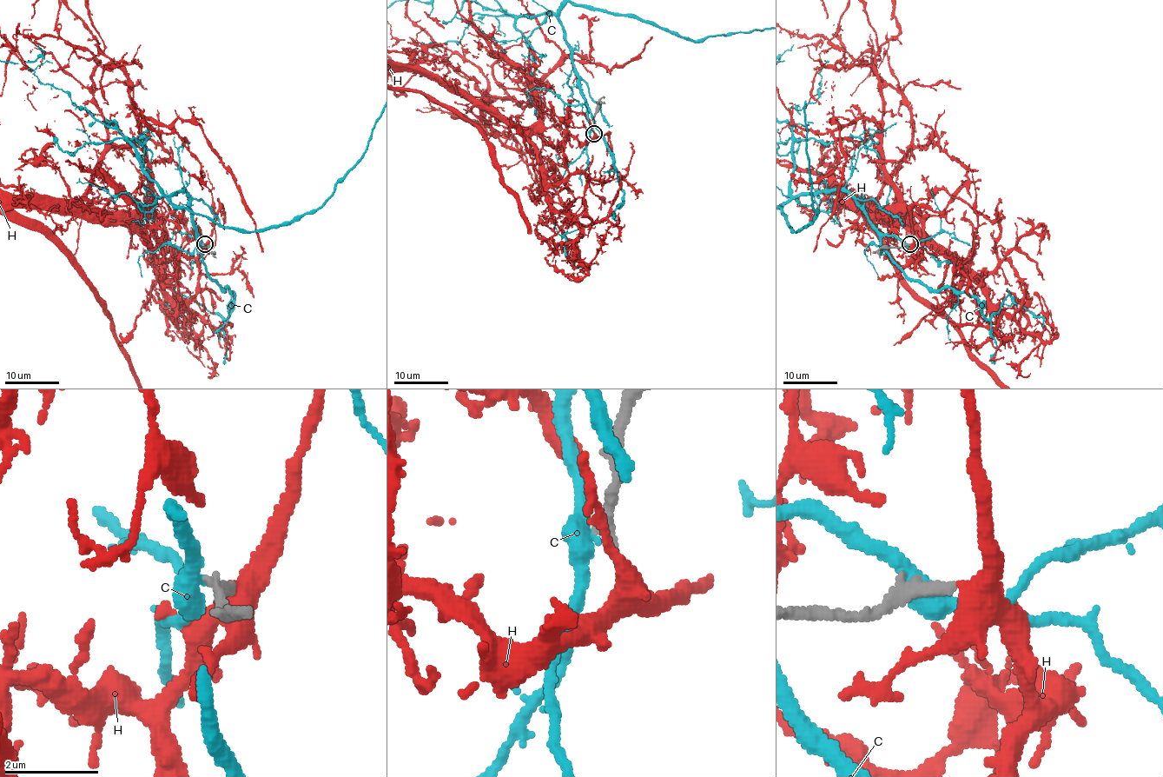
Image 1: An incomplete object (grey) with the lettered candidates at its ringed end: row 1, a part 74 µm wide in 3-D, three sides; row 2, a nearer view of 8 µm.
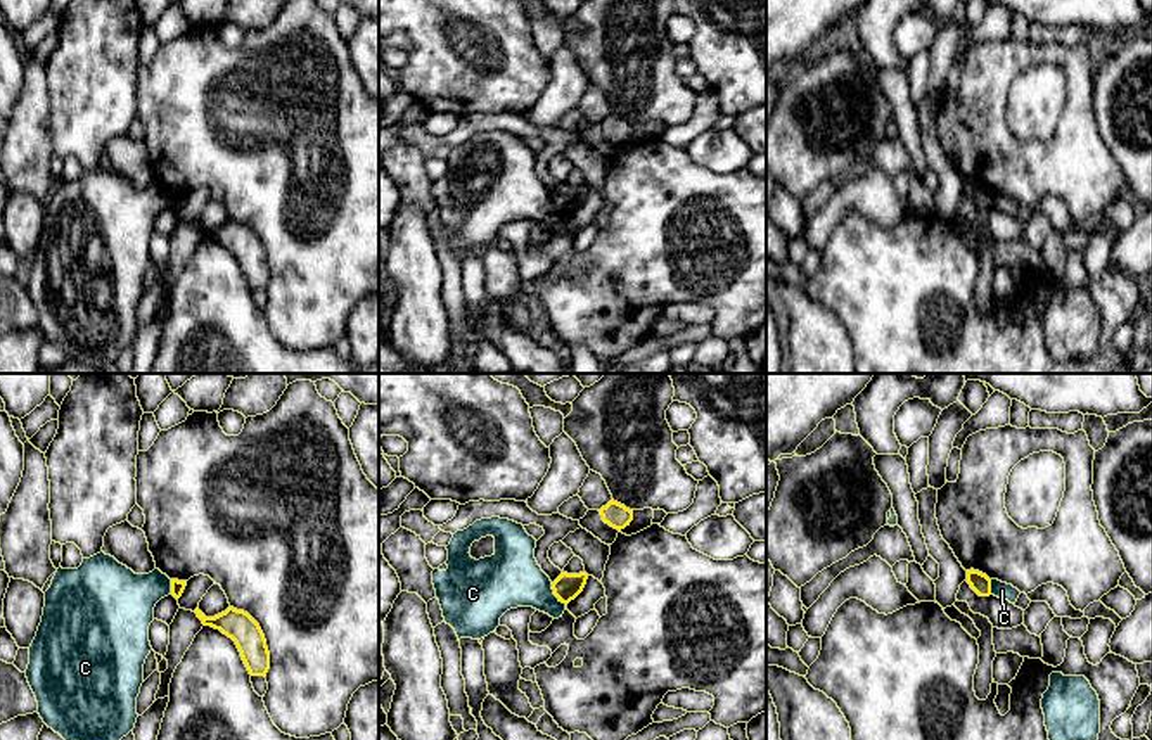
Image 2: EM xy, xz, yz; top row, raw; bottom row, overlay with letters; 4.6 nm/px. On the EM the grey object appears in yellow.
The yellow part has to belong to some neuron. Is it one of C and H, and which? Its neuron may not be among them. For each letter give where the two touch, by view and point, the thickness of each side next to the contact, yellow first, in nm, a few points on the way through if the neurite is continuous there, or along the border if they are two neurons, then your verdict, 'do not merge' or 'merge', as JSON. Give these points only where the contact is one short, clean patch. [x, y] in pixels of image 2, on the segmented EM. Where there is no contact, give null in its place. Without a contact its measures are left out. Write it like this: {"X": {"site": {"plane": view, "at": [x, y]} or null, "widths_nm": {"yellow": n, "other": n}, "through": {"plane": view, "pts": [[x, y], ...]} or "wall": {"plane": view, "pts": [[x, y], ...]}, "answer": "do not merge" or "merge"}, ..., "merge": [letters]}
{"C": {"site": {"plane": "xz", "at": [556, 595]}, "widths_nm": {"yellow": 120, "other": 280}, "wall": {"plane": "xz", "pts": [[550, 583], [552, 592], [566, 604]]}, "answer": "do not merge"}, "H": {"site": null, "answer": "merge"}, "merge": ["H"]}

